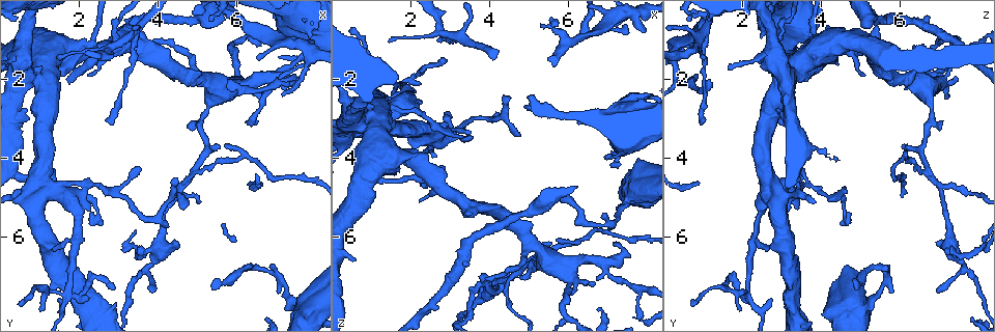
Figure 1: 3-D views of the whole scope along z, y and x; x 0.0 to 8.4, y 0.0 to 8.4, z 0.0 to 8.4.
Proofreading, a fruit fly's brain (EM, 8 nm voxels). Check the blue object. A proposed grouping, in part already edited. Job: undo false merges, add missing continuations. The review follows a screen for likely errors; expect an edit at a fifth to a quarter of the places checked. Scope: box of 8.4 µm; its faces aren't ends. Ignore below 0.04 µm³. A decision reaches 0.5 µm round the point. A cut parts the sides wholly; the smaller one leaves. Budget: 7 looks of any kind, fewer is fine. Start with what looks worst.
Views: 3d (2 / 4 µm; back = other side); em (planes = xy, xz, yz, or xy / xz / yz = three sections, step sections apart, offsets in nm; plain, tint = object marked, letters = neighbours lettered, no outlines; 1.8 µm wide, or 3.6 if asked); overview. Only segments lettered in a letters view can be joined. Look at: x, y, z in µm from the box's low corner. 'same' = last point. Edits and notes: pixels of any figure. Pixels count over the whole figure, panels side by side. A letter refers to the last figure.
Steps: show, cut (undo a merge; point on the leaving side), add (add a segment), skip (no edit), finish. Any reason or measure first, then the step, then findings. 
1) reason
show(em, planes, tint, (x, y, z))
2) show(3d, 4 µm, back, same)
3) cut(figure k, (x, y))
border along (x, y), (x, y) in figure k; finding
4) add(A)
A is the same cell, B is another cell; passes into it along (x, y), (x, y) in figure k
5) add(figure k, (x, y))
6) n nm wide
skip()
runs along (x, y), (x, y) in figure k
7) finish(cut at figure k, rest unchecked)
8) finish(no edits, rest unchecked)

four or more arms meet
show(3d, 4 µm, back, (1.20, 4.75, 2.85))

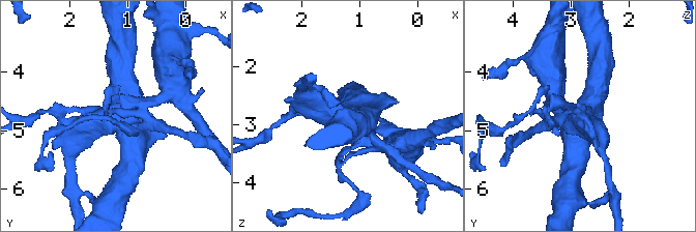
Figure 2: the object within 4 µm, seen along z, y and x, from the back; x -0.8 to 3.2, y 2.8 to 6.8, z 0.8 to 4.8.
shape alone is not enough
show(em, xz, step 8, letters, same)

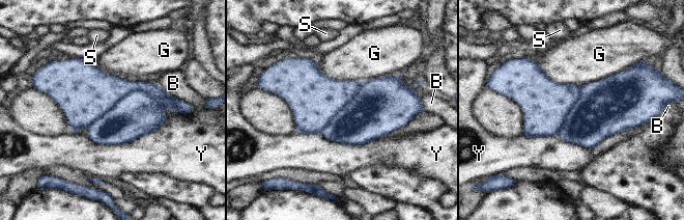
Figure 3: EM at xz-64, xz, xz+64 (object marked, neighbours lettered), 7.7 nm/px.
cut(figure 3, (95, 92))
B, G, S and Y are other cells; two neurons meet here

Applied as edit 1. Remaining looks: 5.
an open end
show(em, xz, step 4, tint, (5.75, 2.10, 1.15))

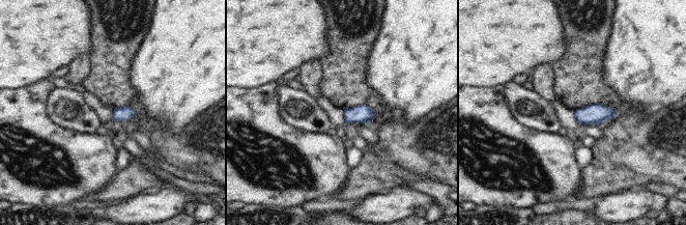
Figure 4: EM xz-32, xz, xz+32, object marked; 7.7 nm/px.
show(em, planes, letters, same)

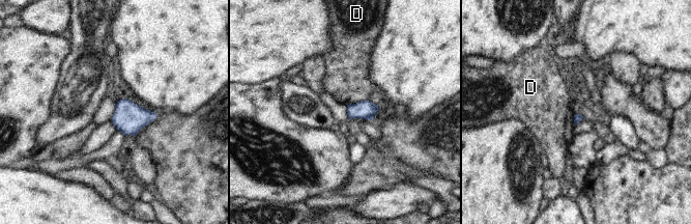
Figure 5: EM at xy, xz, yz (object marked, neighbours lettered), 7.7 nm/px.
skip()
D is another cell; border along (368, 99), (347, 106) in figure 5; none of them fits

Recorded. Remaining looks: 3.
thin end
show(3d, 2 µm, (7.25, 0.75, 4.25))

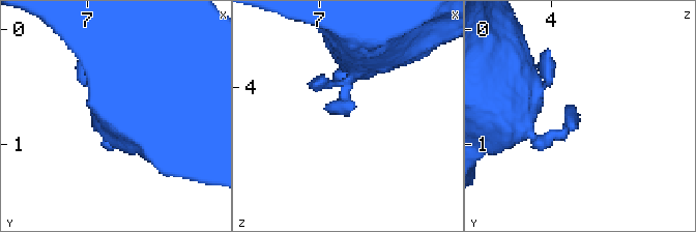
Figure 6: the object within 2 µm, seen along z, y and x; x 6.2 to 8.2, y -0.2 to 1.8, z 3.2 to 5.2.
show(em, yz, step 8, tint, (7.22, 0.72, 4.24))

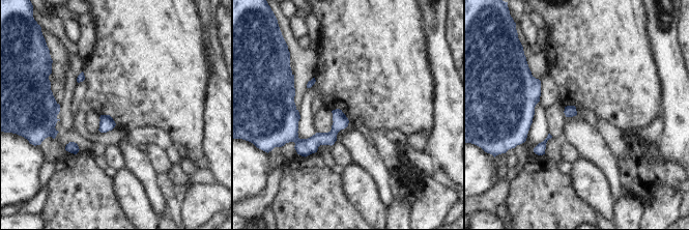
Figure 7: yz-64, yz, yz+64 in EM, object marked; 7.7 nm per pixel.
another direction
show(em, planes, letters, same)

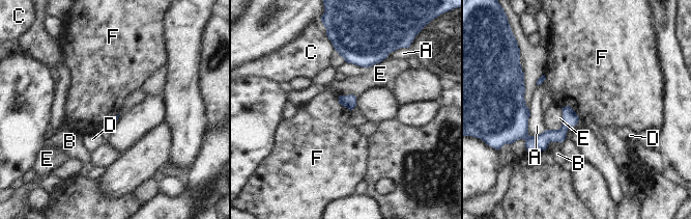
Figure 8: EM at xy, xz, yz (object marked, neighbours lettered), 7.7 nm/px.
skip()
A, B, C, D, E and F are other cells; none of them fits

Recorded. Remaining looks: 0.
finish(cut at figure 3, rest unchecked)

